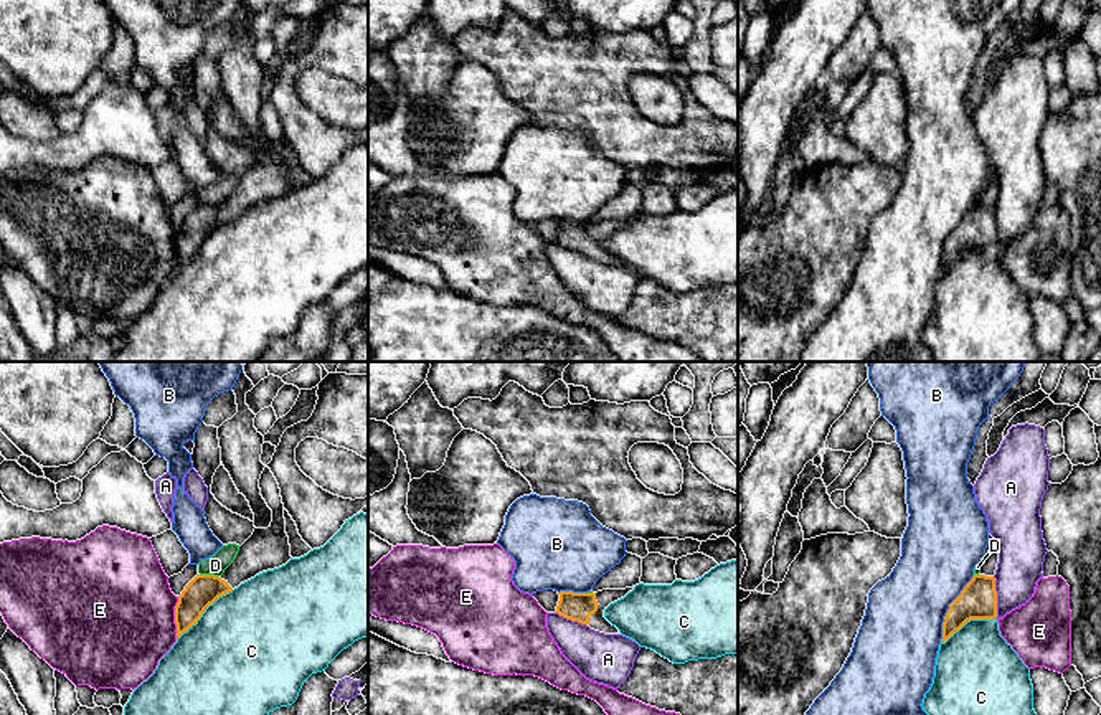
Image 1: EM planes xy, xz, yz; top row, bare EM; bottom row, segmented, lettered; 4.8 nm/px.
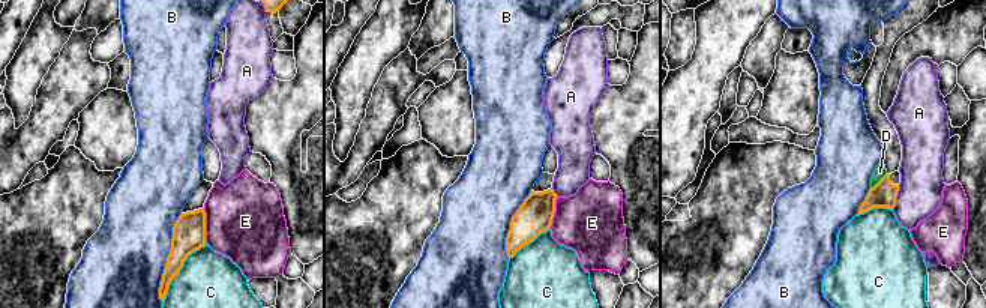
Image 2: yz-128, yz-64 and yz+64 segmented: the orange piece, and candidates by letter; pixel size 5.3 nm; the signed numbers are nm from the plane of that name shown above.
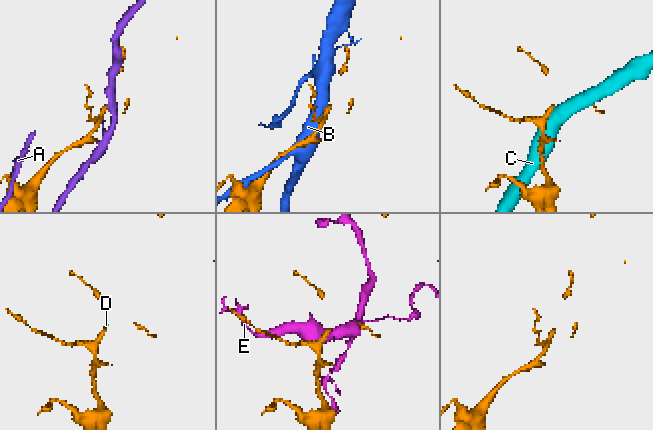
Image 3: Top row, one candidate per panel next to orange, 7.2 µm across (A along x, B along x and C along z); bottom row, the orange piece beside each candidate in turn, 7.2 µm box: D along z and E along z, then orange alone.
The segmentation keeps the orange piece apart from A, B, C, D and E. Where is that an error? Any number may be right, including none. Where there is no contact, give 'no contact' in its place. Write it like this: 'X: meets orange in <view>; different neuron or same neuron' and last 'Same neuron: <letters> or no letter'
A: meets orange in yz; different neuron
B: meets orange in yz; different neuron
C: meets orange in xy; different neuron
D: meets orange in xy; different neuron
E: meets orange in xy; different neuron
Same neuron: no letter

